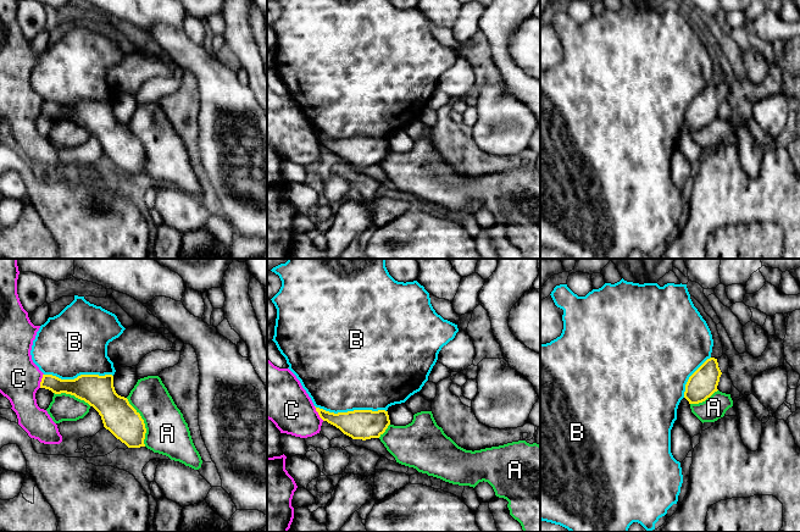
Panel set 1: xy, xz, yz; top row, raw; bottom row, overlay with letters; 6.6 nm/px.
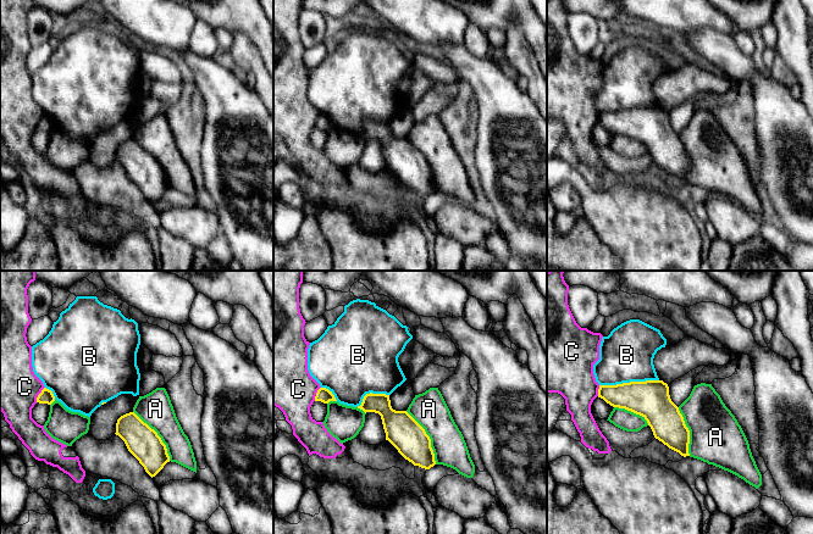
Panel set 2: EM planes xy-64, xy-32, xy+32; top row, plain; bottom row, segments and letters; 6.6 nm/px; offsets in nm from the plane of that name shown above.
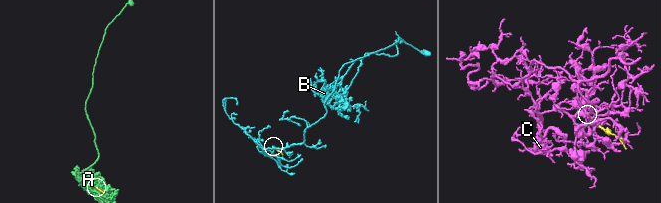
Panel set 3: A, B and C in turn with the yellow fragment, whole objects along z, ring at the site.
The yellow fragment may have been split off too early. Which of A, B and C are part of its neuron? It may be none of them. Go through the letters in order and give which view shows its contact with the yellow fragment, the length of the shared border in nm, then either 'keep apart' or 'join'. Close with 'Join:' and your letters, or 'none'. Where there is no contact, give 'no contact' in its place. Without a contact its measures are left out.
A: contact in xy; length 340 nm; keep apart
B: contact in xz; length 480 nm; keep apart
C: contact in xz; length 120 nm; keep apart
Join: none

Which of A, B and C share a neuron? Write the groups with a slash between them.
A / B / C

